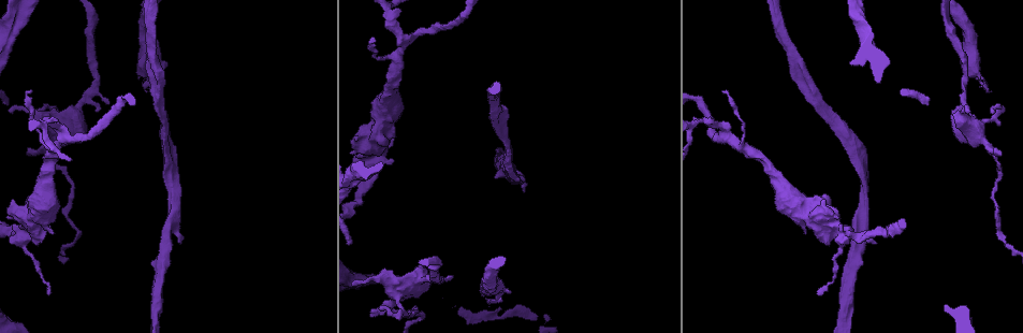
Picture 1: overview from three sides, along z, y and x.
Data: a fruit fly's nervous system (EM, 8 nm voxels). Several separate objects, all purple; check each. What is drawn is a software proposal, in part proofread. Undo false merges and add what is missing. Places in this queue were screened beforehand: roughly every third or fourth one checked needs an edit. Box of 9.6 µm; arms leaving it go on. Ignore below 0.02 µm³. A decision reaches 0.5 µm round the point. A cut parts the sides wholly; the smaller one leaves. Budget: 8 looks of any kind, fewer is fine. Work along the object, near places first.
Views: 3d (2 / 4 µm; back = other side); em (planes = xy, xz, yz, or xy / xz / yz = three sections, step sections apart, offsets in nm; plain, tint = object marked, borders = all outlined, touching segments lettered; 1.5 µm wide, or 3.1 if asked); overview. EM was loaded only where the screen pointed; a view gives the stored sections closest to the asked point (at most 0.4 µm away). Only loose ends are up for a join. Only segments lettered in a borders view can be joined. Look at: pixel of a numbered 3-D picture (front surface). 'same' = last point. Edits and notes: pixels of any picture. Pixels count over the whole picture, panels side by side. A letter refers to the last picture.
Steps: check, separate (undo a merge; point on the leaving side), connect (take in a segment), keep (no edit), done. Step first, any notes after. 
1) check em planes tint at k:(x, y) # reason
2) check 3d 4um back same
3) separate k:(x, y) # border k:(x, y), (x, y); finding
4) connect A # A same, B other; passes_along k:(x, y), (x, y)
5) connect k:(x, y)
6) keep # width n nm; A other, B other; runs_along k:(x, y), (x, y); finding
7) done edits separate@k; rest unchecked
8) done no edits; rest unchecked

check 3d 4um at 1:(997, 154)

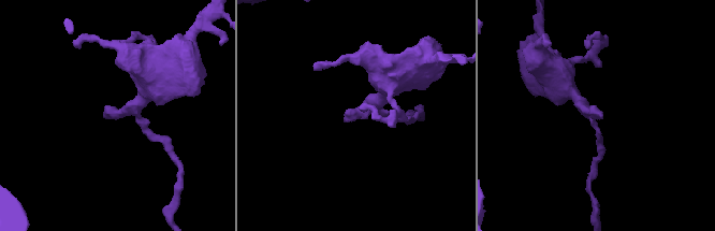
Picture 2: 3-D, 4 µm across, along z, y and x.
check em xy step 8 tint at 2:(600, 118) # now the EM

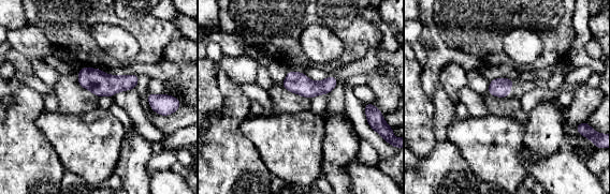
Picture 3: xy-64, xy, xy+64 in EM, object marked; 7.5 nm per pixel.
check em planes borders same

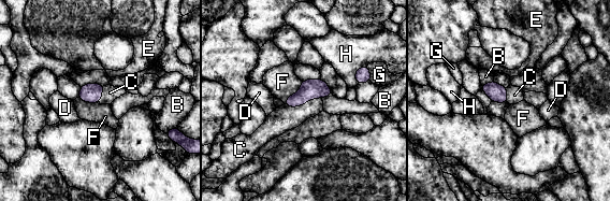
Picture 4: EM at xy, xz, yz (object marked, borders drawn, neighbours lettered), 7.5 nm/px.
connect C # longest_contact C 300 nm; B other, C same, D other, E other, F other, G other, H other; passes_along 4:(310, 89), (302, 104), (284, 118); it goes on there

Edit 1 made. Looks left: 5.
check em xy step 4 borders at 1:(986, 90) # thin end

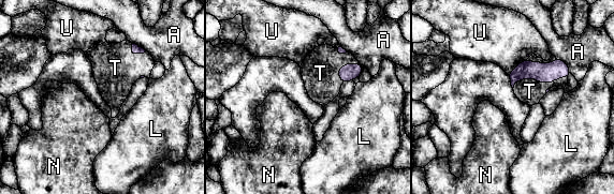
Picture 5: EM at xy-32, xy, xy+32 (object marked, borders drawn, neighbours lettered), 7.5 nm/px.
connect T # longest_contact T 420 nm; A other, L other, N other, T same, U other; it goes on there

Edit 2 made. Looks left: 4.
check em xz step 8 borders at 1:(805, 233) # free end

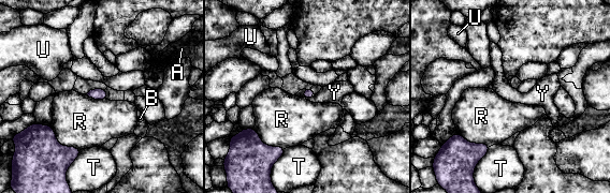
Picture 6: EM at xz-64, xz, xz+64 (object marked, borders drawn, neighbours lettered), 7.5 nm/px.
keep # longest_contact R 300 nm; A other, B other, R other, T other, U other, Y other; border 6:(317, 93), (306, 99); no lettered segment goes on from it

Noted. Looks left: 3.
done edits connect@4, connect@5; rest unchecked

